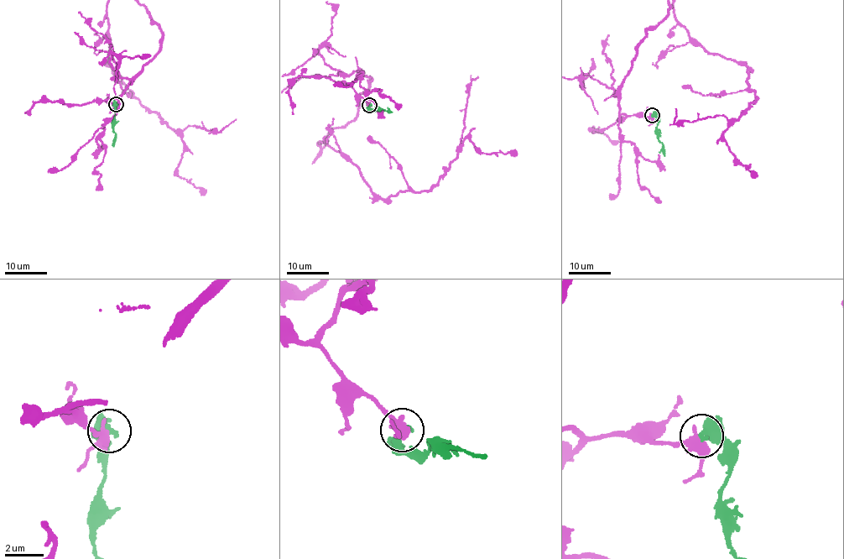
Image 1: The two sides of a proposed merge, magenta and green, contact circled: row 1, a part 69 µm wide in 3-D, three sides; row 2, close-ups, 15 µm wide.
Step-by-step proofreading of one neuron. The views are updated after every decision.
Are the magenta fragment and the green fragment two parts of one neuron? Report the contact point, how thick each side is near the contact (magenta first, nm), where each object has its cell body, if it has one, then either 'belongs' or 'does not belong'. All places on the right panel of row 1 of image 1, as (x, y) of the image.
(652, 115) | 400/440 nm | magenta none | green none | does not belong

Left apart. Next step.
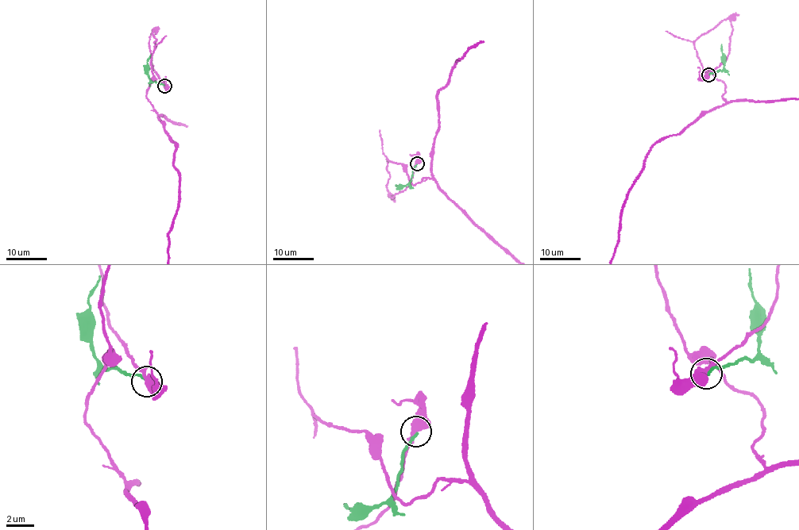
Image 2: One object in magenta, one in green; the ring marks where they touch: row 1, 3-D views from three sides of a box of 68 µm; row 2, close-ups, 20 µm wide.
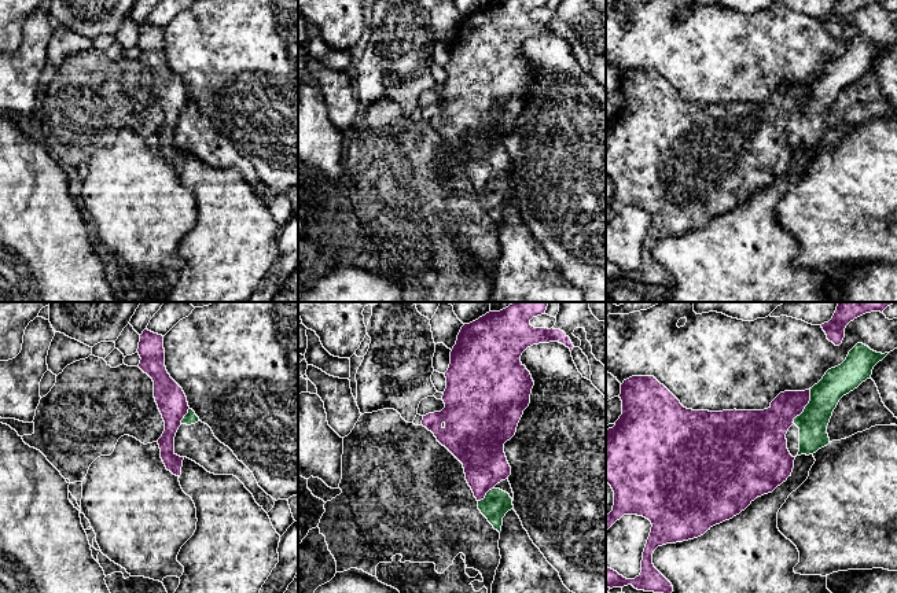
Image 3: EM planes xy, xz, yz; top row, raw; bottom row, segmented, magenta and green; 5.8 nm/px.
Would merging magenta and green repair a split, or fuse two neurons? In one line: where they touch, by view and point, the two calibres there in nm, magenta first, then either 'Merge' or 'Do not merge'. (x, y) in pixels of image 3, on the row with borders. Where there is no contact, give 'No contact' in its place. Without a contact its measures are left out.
Touches magenta at yz (805, 405). Thickness 200 nm (magenta) against 170 nm. Do not merge

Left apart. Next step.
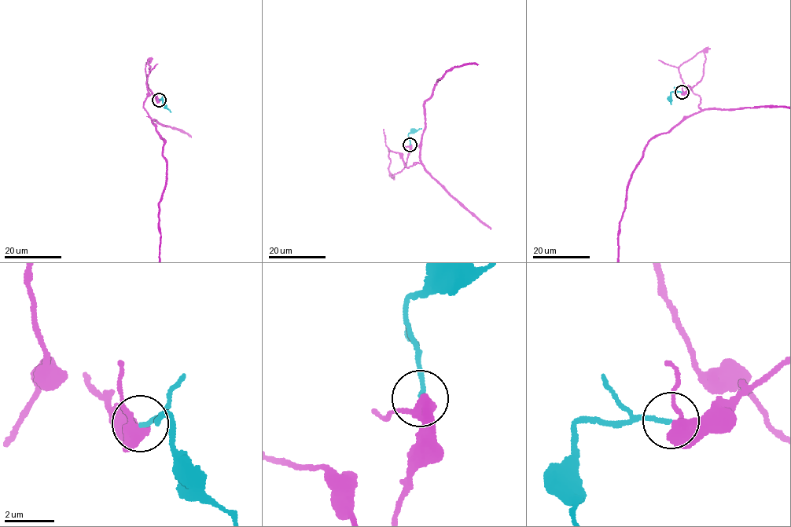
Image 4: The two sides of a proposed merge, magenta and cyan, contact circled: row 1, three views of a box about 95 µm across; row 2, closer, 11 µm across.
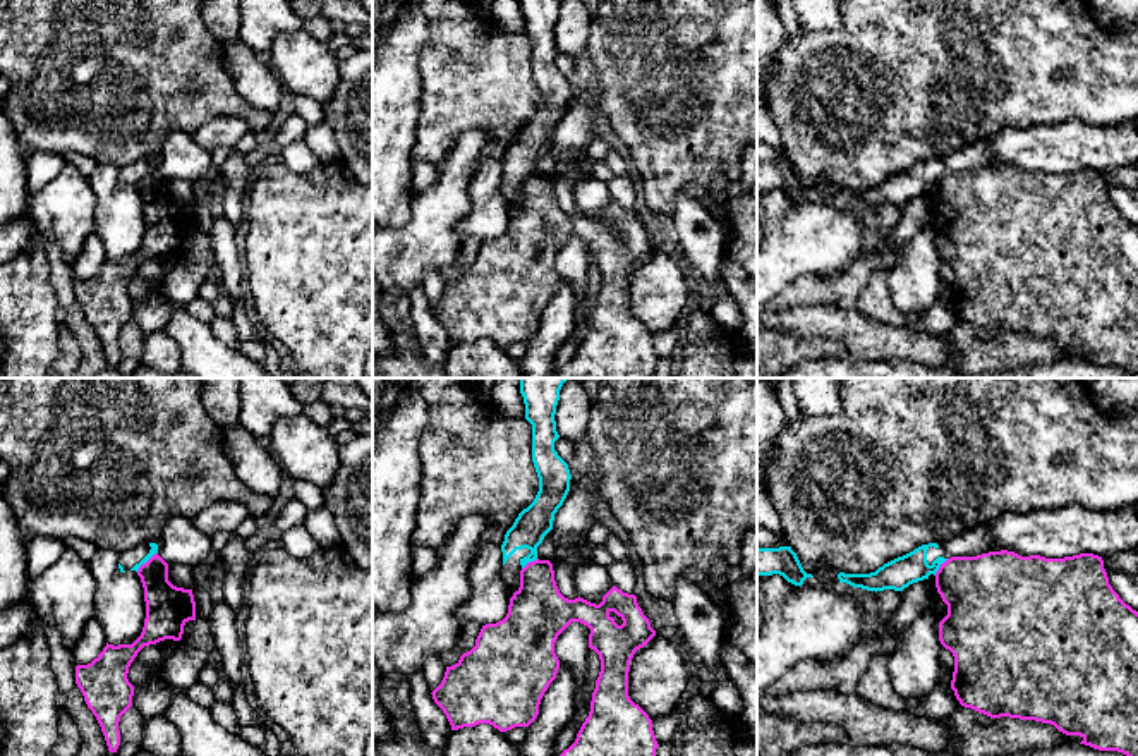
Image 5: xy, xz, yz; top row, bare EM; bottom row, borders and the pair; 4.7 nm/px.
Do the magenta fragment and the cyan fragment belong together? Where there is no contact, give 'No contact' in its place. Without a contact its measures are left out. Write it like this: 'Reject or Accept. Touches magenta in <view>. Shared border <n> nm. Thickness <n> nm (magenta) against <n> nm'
Reject. Touches magenta in xy. Shared border 140 nm. Thickness 200 nm (magenta) against 40 nm

